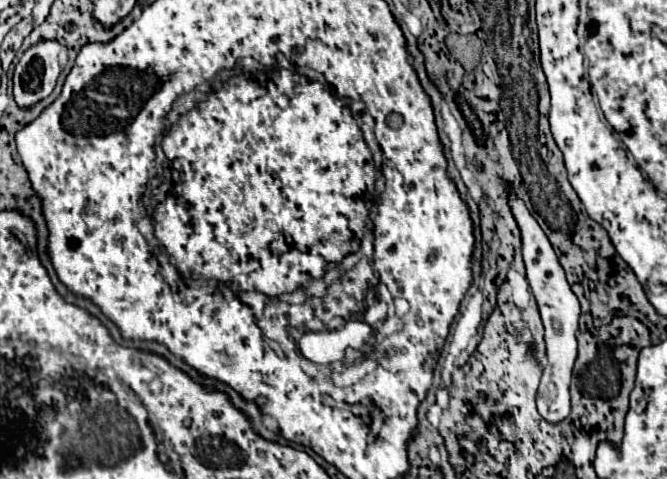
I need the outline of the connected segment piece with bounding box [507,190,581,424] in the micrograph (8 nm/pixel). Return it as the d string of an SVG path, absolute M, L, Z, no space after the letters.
M509 190L507 196L509 208L515 216L515 222L521 230L521 242L523 242L523 260L527 268L527 278L531 284L531 290L535 294L535 300L539 304L541 320L545 326L545 344L547 344L547 366L543 370L539 394L537 394L537 410L547 422L561 422L569 416L569 384L571 384L571 370L577 358L577 332L579 332L579 314L581 306L575 298L571 286L567 286L565 272L557 260L557 254L553 252L547 236L543 234L541 226L535 222L523 200Z

